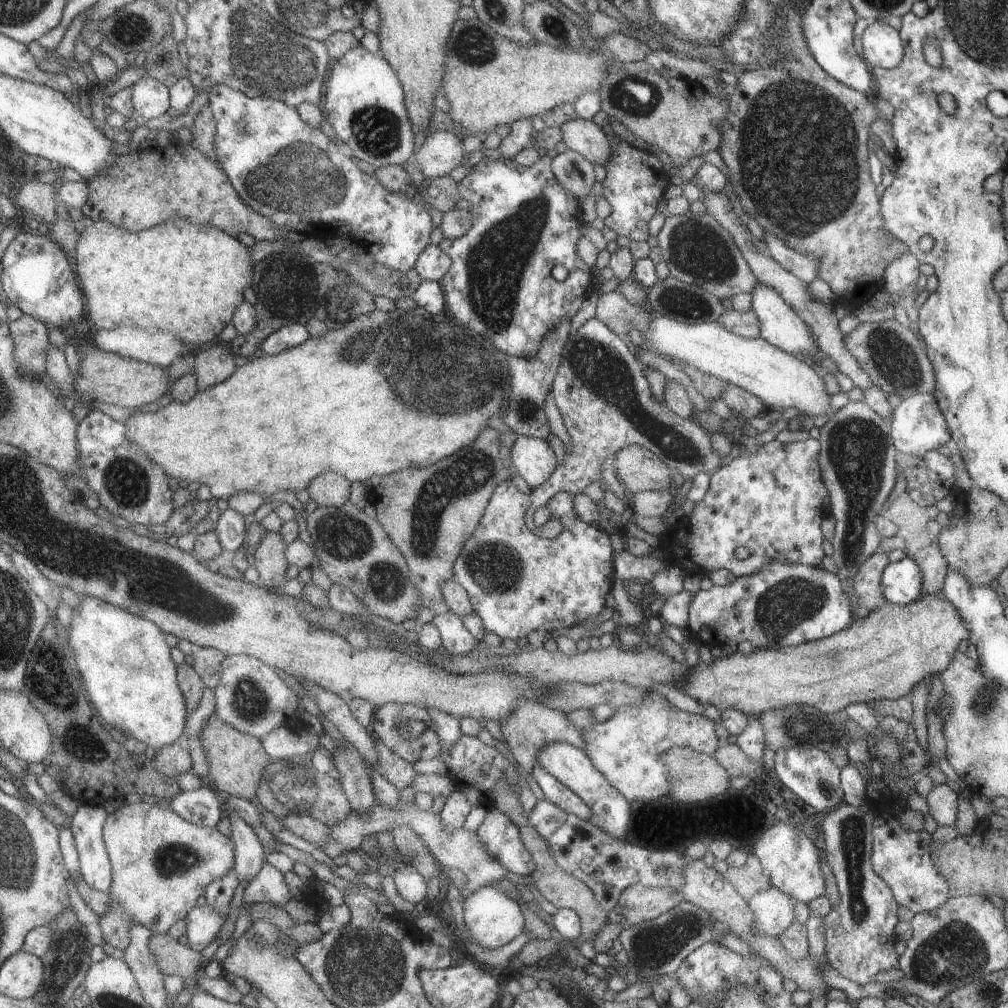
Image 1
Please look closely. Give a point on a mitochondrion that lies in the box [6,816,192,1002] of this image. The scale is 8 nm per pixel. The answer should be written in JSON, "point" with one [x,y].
{"point":[62,969]}

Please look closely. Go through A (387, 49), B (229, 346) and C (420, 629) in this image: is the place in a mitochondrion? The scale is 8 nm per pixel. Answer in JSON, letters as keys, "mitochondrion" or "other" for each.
{"A":"other","B":"other","C":"other"}

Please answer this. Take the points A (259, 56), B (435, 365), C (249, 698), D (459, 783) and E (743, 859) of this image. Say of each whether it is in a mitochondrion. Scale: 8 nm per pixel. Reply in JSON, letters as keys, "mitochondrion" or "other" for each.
{"A":"mitochondrion","B":"mitochondrion","C":"mitochondrion","D":"other","E":"other"}

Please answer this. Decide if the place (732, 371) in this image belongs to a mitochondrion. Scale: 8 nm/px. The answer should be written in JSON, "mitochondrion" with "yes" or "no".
{"mitochondrion":"no"}

